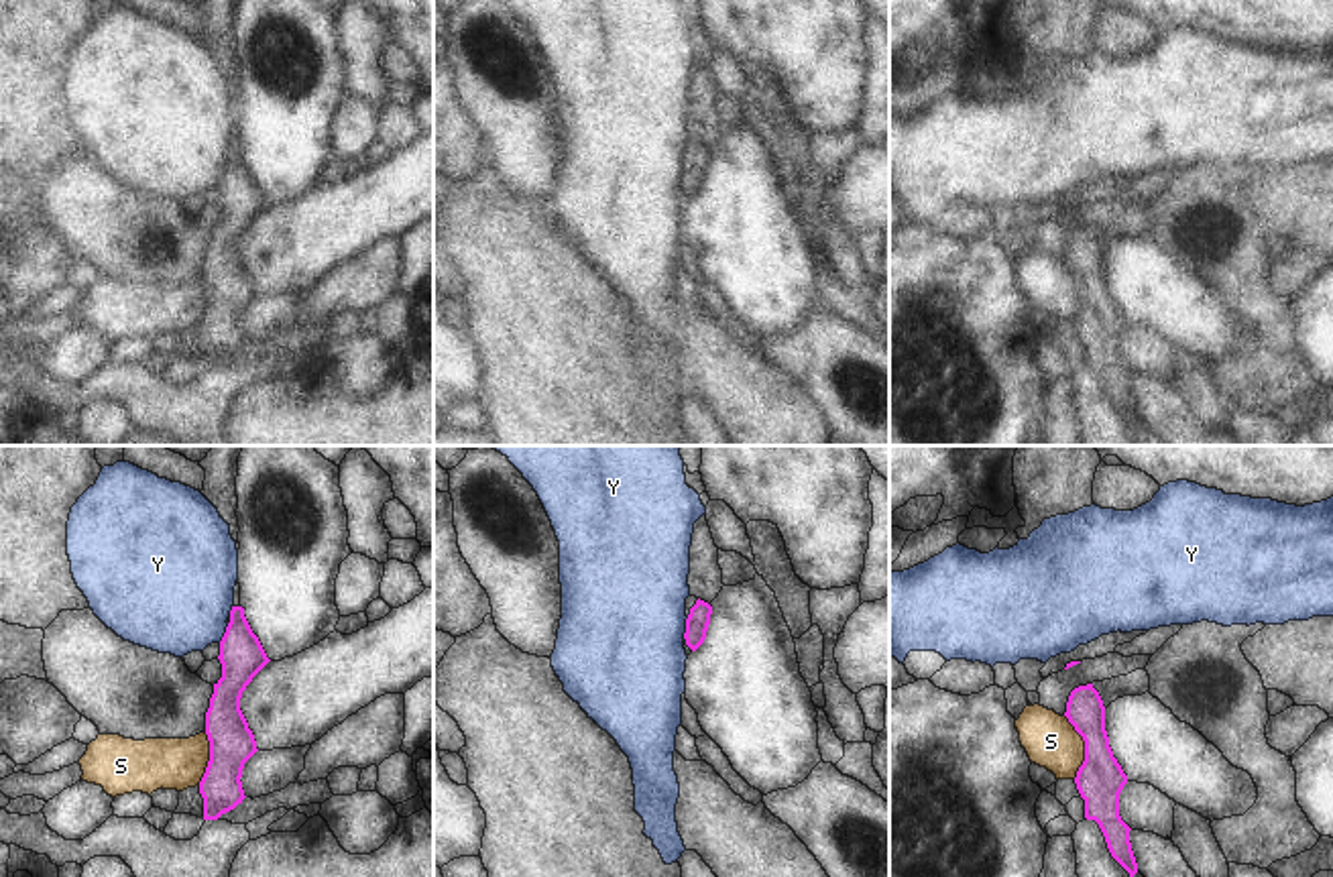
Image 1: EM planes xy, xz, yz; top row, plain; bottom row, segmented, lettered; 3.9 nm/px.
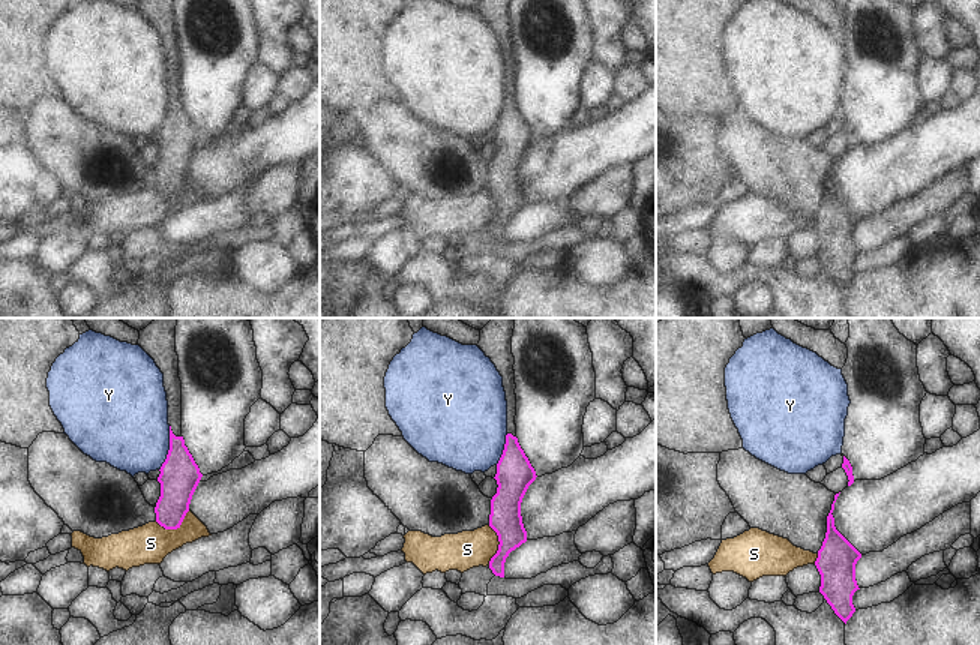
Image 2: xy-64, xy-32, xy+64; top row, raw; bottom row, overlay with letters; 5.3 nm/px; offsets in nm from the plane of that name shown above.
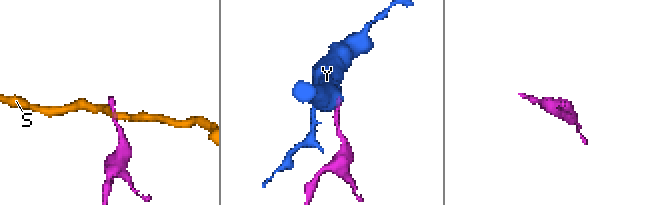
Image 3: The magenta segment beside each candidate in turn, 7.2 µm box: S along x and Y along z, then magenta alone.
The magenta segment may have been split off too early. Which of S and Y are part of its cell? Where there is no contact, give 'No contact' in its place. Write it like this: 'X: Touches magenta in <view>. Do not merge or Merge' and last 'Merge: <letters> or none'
S: Touches magenta in yz. Do not merge
Y: Touches magenta in xz. Do not merge
Merge: none.

